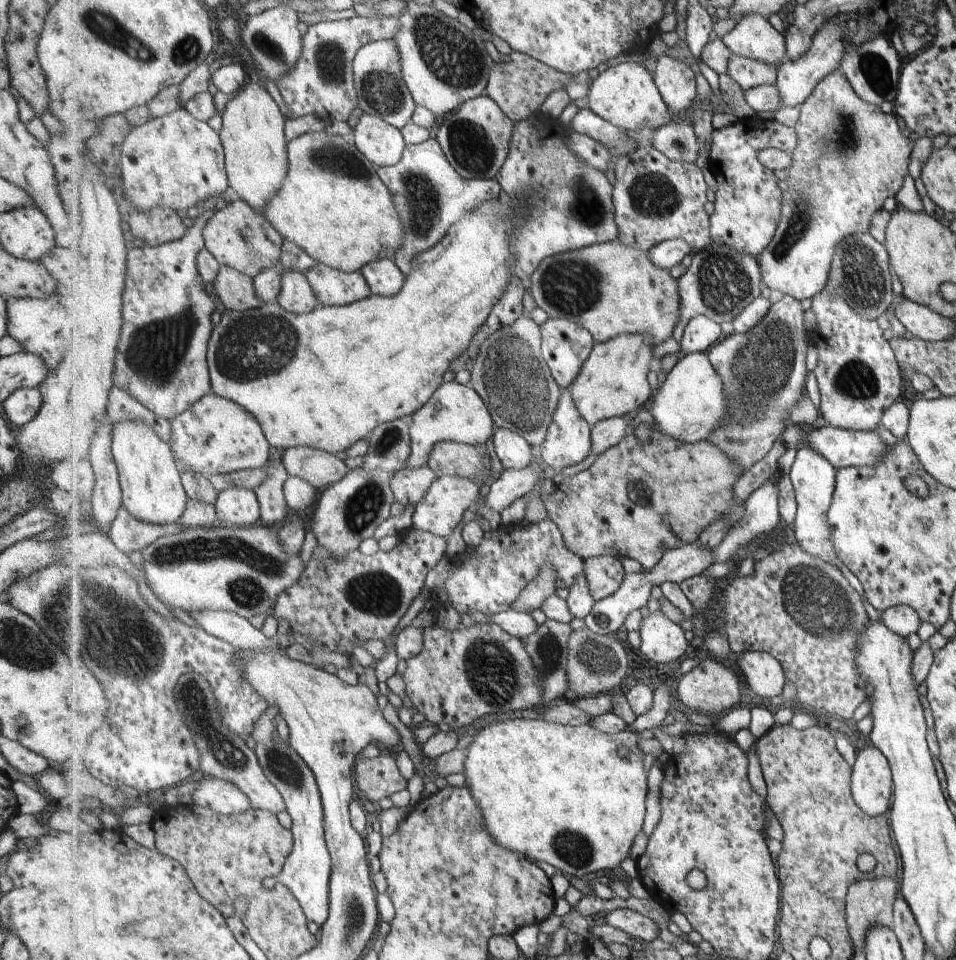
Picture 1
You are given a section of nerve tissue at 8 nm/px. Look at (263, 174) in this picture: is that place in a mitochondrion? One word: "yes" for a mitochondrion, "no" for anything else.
no

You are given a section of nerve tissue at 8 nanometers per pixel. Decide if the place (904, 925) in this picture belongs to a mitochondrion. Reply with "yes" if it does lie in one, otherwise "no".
no

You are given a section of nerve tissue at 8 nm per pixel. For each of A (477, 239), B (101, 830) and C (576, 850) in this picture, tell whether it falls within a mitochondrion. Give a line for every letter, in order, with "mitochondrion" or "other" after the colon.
A: other
B: other
C: mitochondrion

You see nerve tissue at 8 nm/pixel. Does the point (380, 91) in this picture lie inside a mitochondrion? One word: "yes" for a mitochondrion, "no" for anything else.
yes

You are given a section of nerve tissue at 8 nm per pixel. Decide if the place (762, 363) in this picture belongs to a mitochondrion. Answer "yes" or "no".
yes

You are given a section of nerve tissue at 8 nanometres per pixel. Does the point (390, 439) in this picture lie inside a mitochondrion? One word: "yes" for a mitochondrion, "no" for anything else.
yes

